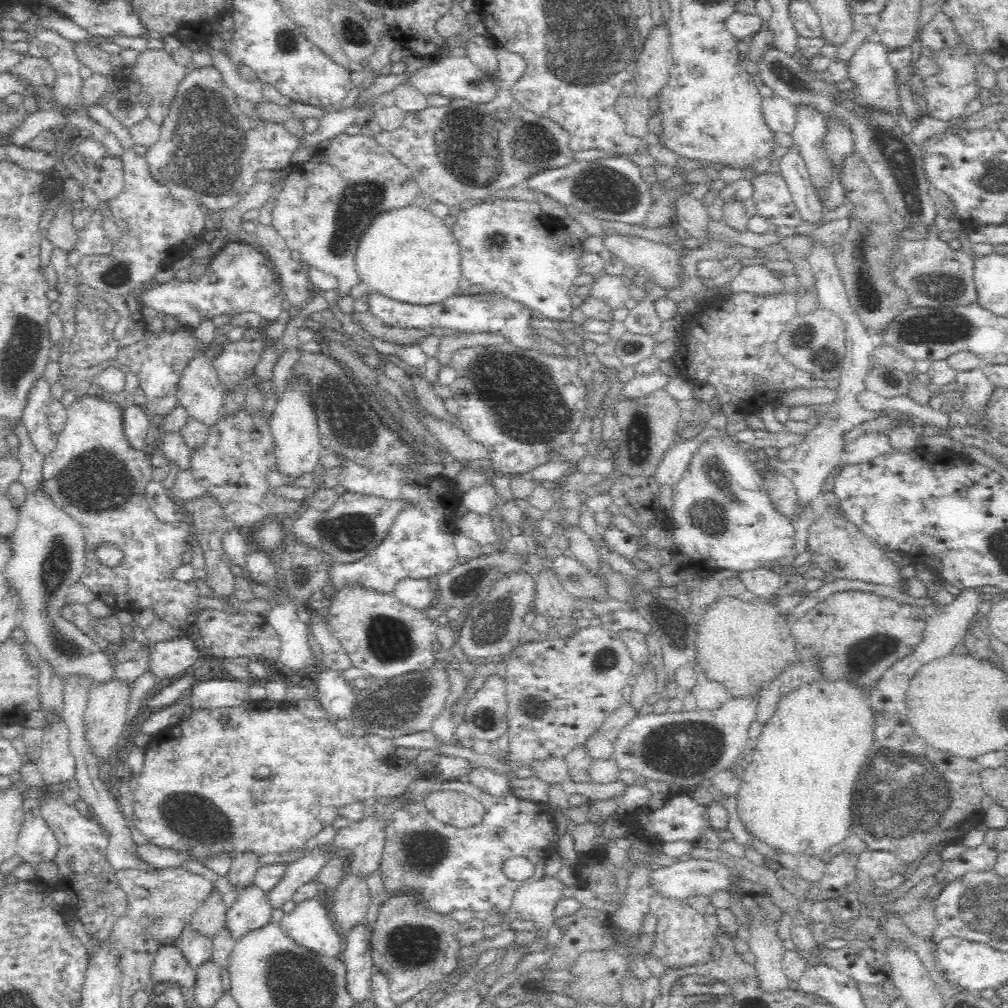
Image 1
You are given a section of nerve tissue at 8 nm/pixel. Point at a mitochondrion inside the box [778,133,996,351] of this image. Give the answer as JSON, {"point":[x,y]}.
{"point":[944,328]}

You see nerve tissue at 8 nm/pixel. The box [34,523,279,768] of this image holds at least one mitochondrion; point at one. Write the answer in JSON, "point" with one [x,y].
{"point":[58,553]}

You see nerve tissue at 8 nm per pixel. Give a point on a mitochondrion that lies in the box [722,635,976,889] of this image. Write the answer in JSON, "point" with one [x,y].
{"point":[903,798]}

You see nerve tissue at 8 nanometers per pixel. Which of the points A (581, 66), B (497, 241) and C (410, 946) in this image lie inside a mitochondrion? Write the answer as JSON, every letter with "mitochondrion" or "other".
{"A":"mitochondrion","B":"mitochondrion","C":"mitochondrion"}

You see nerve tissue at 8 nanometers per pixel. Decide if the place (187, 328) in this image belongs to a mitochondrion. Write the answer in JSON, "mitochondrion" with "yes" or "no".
{"mitochondrion":"no"}

